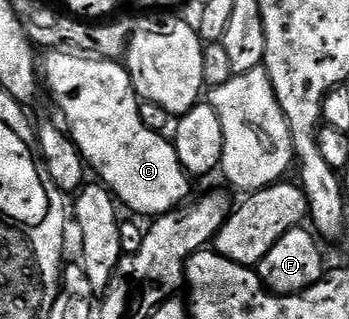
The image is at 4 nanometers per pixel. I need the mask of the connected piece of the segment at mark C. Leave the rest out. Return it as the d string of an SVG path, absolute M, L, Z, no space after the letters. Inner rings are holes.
M51 49L46 52L47 60L42 60L41 63L41 75L45 80L45 87L51 90L51 95L55 98L55 103L59 106L59 111L61 114L67 118L67 123L65 122L66 130L69 132L72 141L77 145L77 149L83 155L83 162L87 164L88 168L92 172L95 171L99 174L98 182L102 186L106 187L108 191L111 192L112 196L120 204L123 203L131 211L136 211L139 215L151 215L150 217L158 217L164 215L166 211L172 211L174 207L183 207L184 204L192 198L191 195L191 183L193 183L192 176L187 174L187 170L181 165L181 161L177 157L175 152L175 144L166 134L150 131L150 129L145 125L145 121L141 121L141 113L139 112L140 98L135 94L133 85L131 84L131 78L127 72L126 66L122 62L113 59L104 59L102 57L88 57L83 53L72 53L67 49Z

